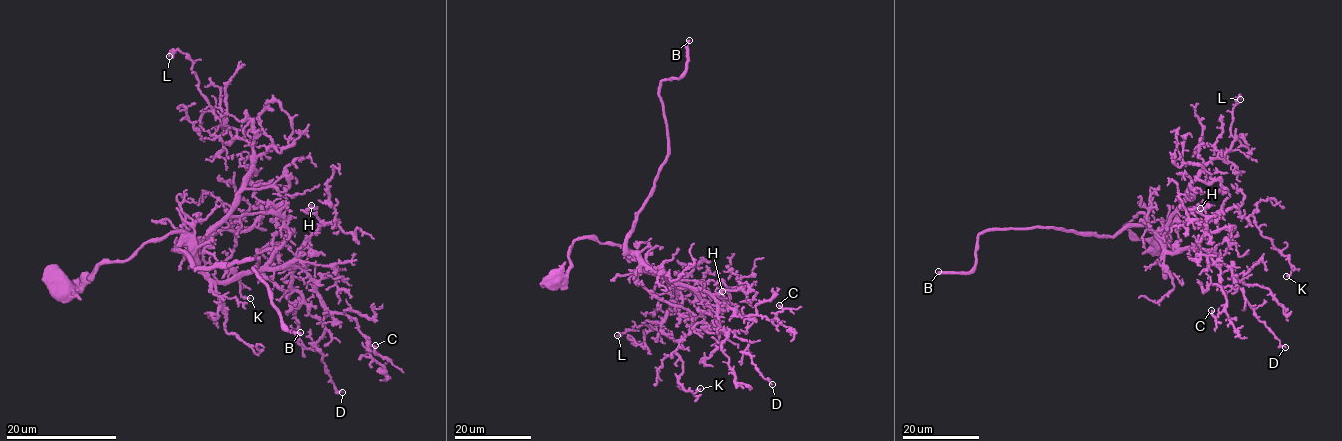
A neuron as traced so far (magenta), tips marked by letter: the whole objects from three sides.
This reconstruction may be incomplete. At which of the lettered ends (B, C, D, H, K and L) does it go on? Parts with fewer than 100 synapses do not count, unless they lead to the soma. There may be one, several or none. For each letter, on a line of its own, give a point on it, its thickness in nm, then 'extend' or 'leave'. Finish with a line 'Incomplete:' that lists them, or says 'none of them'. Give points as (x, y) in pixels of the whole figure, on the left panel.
B: at (300, 332); 360 nm thick; leave
C: at (375, 345); 170 nm thick; leave
D: at (342, 392); 130 nm thick; leave
H: at (311, 205); 170 nm thick; leave
K: at (250, 298); 260 nm thick; leave
L: at (169, 56); 140 nm thick; leave
Incomplete: none of them

